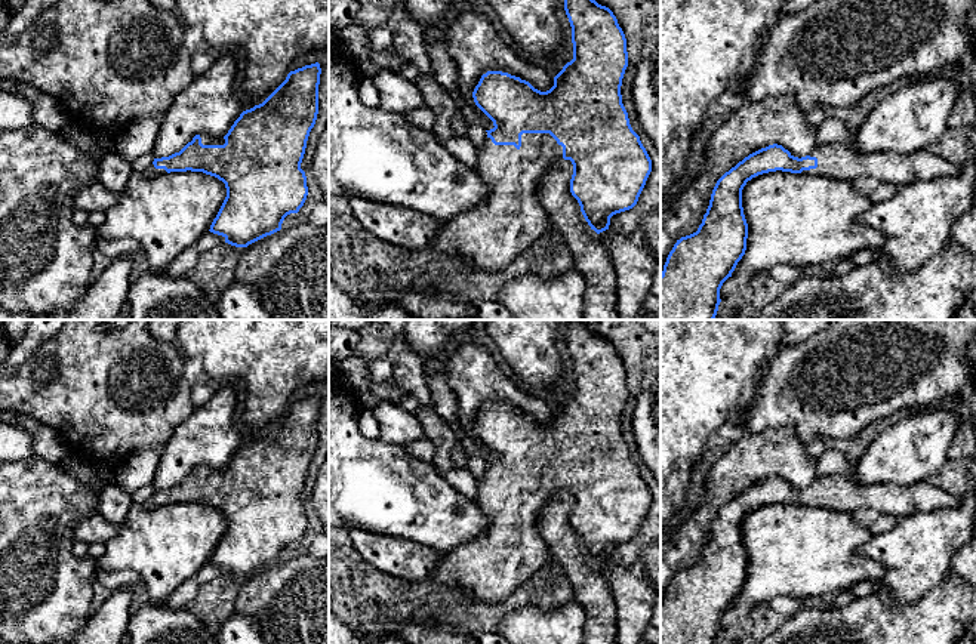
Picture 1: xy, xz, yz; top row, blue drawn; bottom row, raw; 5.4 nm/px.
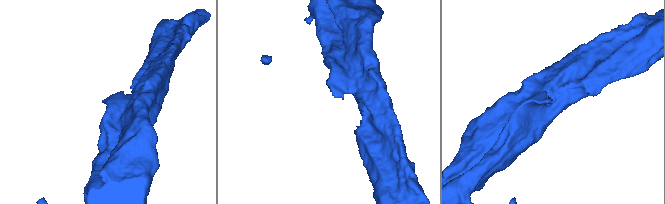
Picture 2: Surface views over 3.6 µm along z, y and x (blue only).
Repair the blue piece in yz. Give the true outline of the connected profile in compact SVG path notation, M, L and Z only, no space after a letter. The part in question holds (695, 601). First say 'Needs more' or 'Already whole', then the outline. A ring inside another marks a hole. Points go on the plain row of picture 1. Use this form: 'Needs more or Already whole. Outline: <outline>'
Needs more. Outline: M831 474L819 477L809 487L798 490L778 475L761 480L745 489L717 512L709 537L698 563L681 568L674 576L661 606L661 644L718 643L721 634L720 620L723 614L732 608L732 604L746 582L748 555L742 539L742 521L752 509L776 502L850 514L856 509L868 508L898 520L918 511L932 512L960 505L960 499L952 497L929 481L917 481L909 486L898 486L893 483L863 486L856 478Z

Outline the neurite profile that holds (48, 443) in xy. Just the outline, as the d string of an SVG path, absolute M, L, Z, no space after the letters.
M46 425L33 434L33 449L37 457L53 463L61 463L70 456L65 438L56 429Z

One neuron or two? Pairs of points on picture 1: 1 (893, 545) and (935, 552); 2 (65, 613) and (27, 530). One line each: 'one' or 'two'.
1: one
2: one

